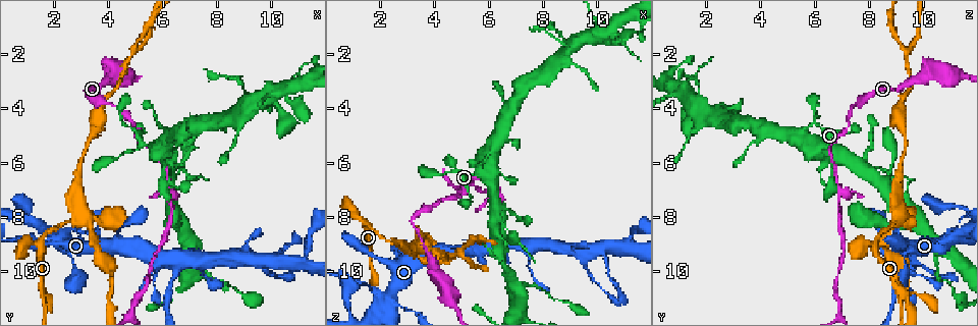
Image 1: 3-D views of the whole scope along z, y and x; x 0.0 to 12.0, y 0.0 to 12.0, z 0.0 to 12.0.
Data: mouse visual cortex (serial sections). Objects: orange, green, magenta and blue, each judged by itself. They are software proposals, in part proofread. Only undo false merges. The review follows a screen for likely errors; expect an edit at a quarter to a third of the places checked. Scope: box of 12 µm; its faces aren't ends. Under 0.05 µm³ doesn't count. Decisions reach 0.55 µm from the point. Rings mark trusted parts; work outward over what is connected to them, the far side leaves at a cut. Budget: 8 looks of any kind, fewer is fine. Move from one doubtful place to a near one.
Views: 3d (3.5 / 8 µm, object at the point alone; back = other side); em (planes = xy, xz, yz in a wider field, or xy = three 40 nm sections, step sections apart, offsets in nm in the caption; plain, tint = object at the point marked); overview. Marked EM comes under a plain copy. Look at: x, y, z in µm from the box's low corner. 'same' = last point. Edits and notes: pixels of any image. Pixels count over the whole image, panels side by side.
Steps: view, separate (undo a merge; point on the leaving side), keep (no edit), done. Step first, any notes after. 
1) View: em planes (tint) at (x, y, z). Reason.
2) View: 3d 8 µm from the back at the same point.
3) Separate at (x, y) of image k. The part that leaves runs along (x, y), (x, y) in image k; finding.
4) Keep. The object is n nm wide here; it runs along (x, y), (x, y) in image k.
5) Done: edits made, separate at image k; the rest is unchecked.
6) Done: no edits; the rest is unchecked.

View: 3d 3.5 µm at (2.8, 8.0, 9.0). Sharp bend.

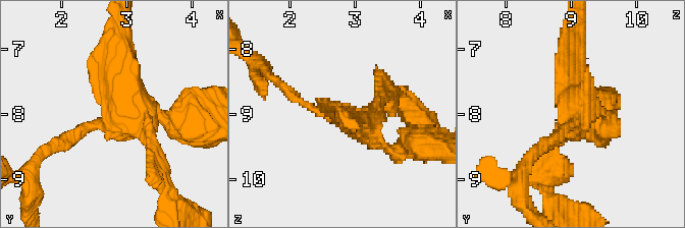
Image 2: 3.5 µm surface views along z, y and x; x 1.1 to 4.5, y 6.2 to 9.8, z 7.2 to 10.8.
View: em xy step 5 (tint) at (2.85, 8.05, 9.05). 4 arms meet here; the arms are 150, 200, 250, 300 nm wide.

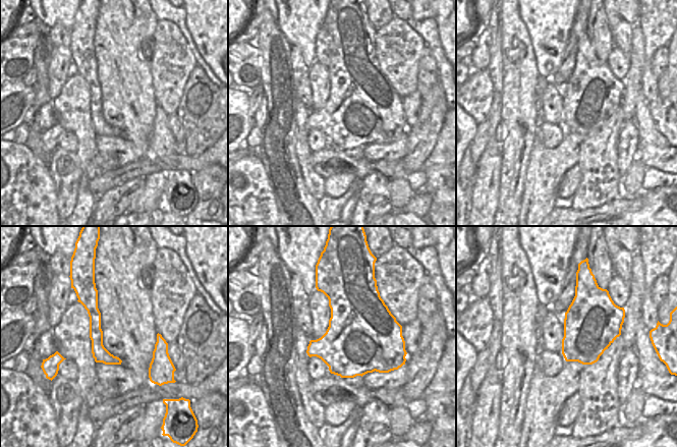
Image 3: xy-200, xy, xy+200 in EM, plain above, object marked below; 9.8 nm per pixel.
Keep. It runs along (94, 295), (97, 346), (118, 361) in image 3; continuous, no second cell.

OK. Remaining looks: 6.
View: 3d 8 µm at (2.8, 8.2, 11.3). Narrows sharply.

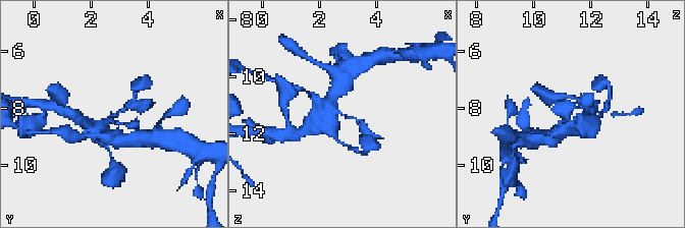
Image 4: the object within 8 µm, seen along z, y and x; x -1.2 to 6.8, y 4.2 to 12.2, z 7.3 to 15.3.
View: 3d 3.5 µm at (2.9, 8.2, 11.3). Zoom in.

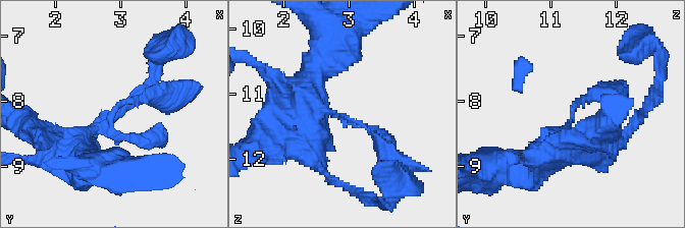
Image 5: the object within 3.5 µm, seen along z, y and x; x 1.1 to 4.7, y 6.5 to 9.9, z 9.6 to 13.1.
View: em xy step 3 (tint) at (2.85, 8.20, 11.30). Shape alone is not enough.

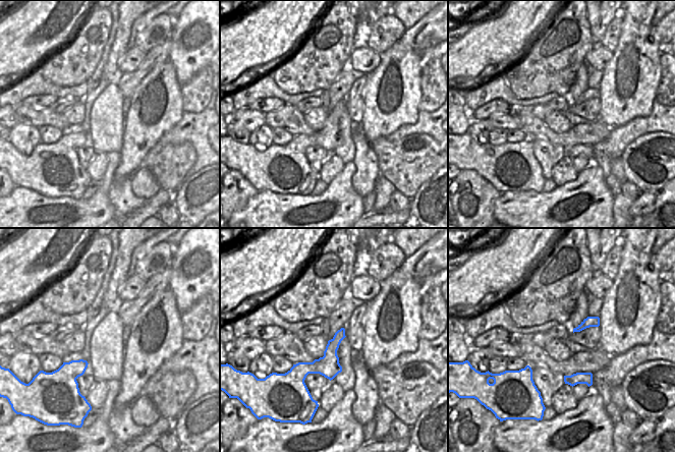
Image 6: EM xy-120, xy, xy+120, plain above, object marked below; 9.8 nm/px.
Keep. The object is 220 nm wide here; it runs along (342, 331), (319, 365), (291, 374) in image 6; one cell here.

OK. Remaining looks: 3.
View: 3d 3.5 µm at (10.2, 9.3, 9.6). Small branch off a trunk.

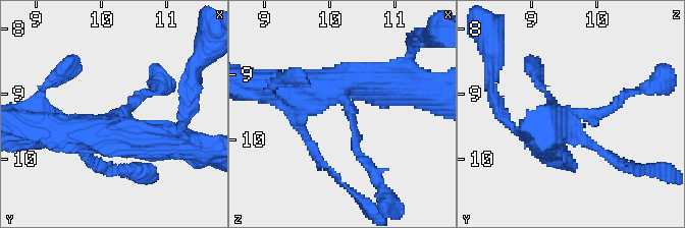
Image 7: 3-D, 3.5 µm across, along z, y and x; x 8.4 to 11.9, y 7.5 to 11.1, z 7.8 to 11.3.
View: em xy step 1 (tint) at (10.30, 9.30, 9.50). 3 arms meet here; the arms are 150, 350, 500 nm wide.

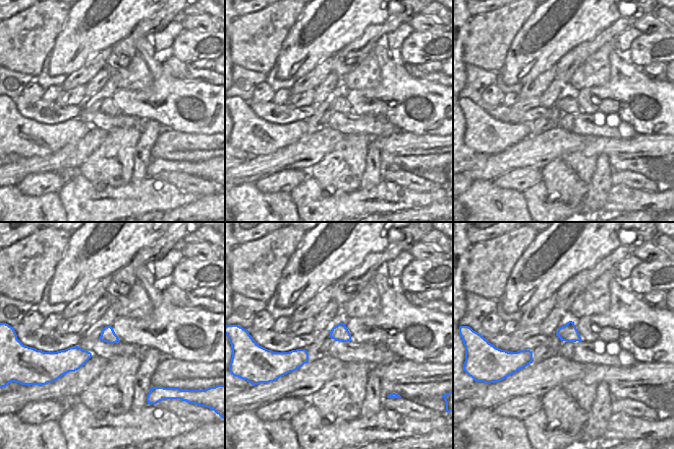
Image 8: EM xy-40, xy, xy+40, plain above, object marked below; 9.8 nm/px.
Keep. It runs along (305, 87), (343, 83), (355, 149), (367, 164) in image 7; continuous, no second cell.

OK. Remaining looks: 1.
Done: no edits; the rest is unchecked.

